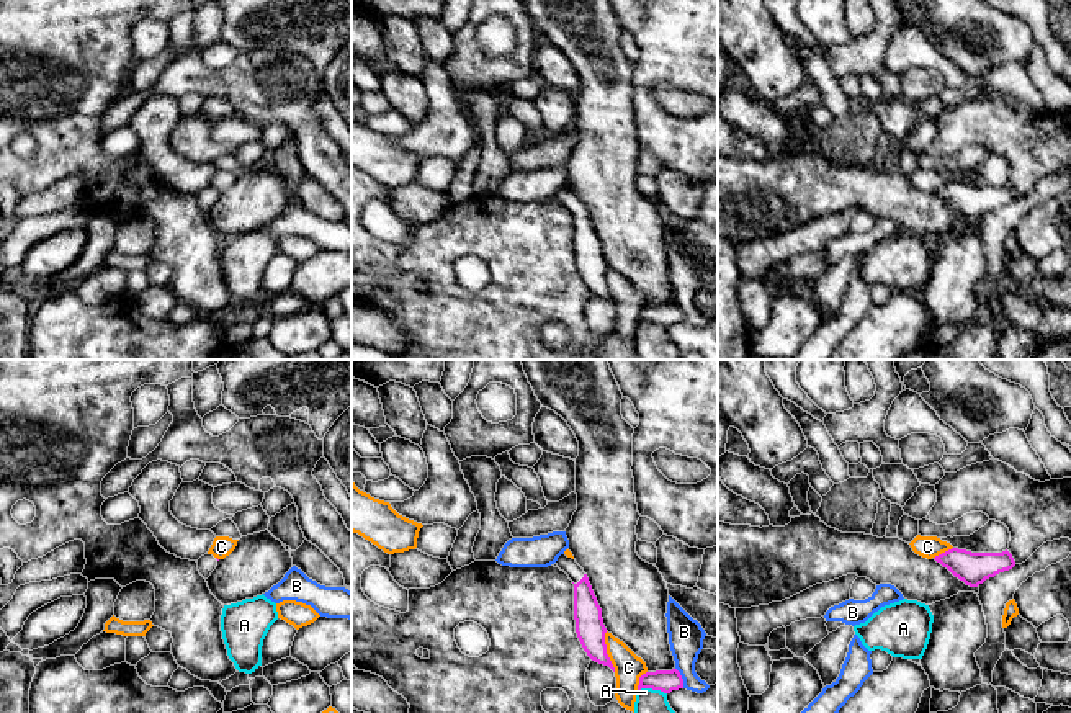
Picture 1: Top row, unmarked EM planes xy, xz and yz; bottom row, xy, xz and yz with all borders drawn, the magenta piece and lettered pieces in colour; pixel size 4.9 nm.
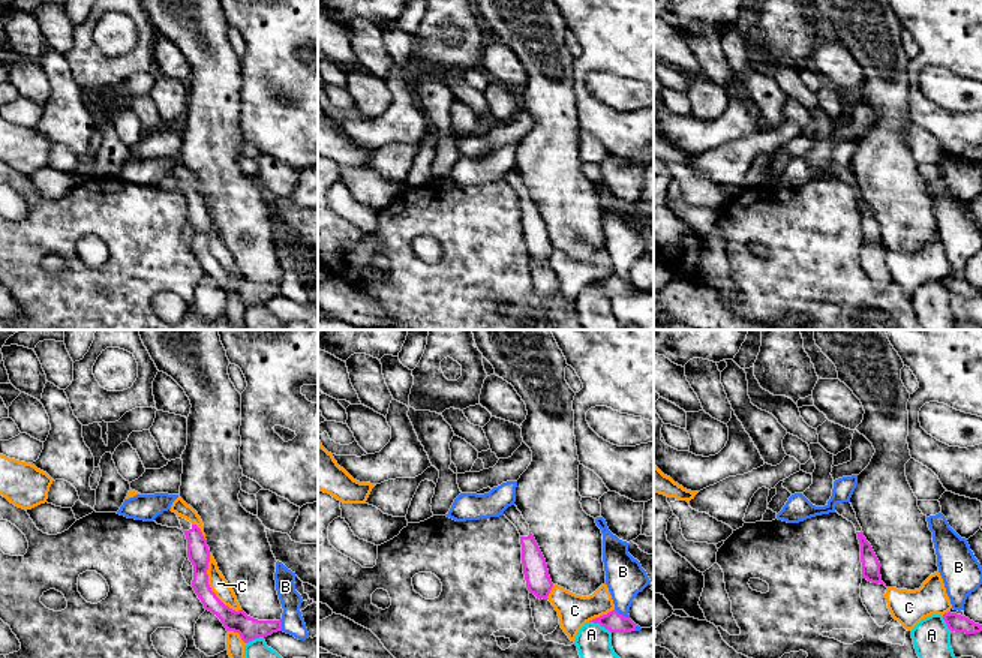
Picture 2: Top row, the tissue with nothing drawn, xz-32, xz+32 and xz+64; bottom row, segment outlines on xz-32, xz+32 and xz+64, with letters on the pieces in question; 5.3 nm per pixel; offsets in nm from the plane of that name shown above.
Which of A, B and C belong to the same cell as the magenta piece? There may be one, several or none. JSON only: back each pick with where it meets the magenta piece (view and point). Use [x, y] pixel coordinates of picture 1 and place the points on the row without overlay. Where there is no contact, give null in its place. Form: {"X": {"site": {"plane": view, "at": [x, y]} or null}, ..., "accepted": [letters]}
{"accepted": []}

